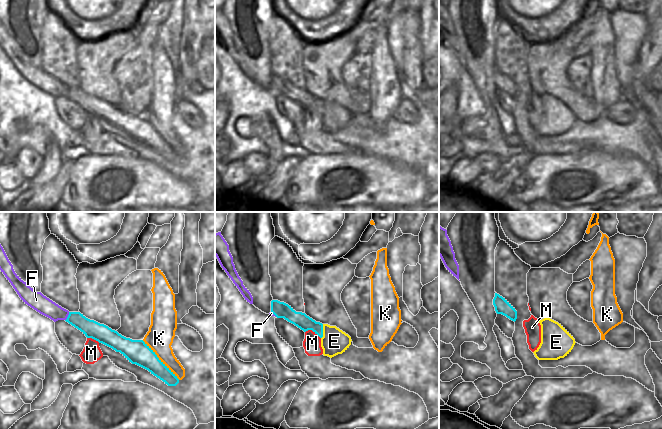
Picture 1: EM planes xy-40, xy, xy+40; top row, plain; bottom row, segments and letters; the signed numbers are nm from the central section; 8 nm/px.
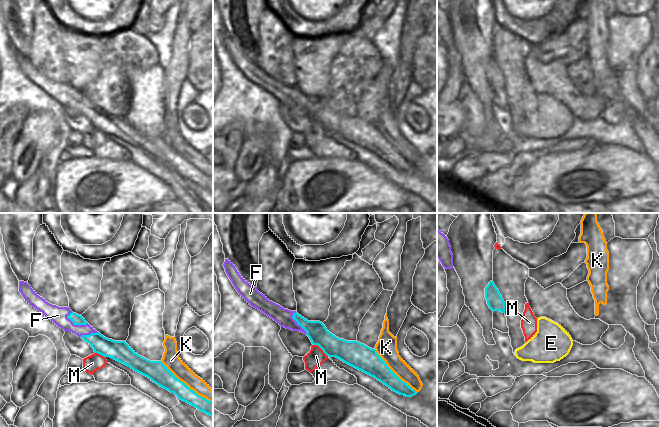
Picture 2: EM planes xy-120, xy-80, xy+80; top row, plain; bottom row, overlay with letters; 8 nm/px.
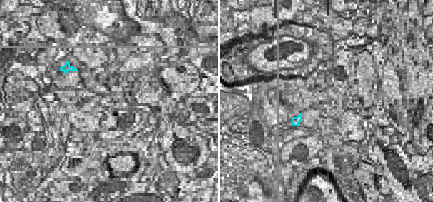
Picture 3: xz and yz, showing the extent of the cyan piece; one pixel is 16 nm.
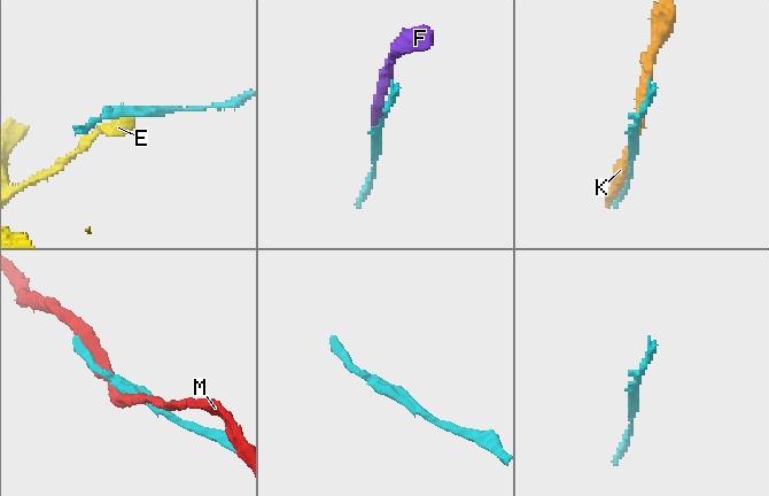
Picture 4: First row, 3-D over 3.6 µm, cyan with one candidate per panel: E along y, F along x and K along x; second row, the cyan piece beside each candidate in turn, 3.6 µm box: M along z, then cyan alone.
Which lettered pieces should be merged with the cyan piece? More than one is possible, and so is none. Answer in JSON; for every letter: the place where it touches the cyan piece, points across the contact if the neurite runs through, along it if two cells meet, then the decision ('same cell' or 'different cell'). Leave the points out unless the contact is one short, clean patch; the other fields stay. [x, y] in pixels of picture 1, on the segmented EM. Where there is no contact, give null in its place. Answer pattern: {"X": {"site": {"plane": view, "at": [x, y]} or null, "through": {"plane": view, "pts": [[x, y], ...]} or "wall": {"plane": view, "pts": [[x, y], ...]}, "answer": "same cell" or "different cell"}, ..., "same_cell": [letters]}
{"E": {"site": {"plane": "xy", "at": [322, 331]}, "wall": {"plane": "xy", "pts": [[323, 324], [323, 336], [321, 338]]}, "answer": "different cell"}, "F": {"site": {"plane": "xy-40", "at": [68, 316]}, "answer": "different cell"}, "K": {"site": {"plane": "xy-40", "at": [160, 360]}, "answer": "different cell"}, "M": {"site": {"plane": "xy", "at": [313, 331]}, "answer": "different cell"}, "same_cell": []}

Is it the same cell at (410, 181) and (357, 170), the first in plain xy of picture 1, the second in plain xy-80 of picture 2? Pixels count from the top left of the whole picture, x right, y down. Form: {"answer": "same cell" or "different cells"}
{"answer": "same cell"}

